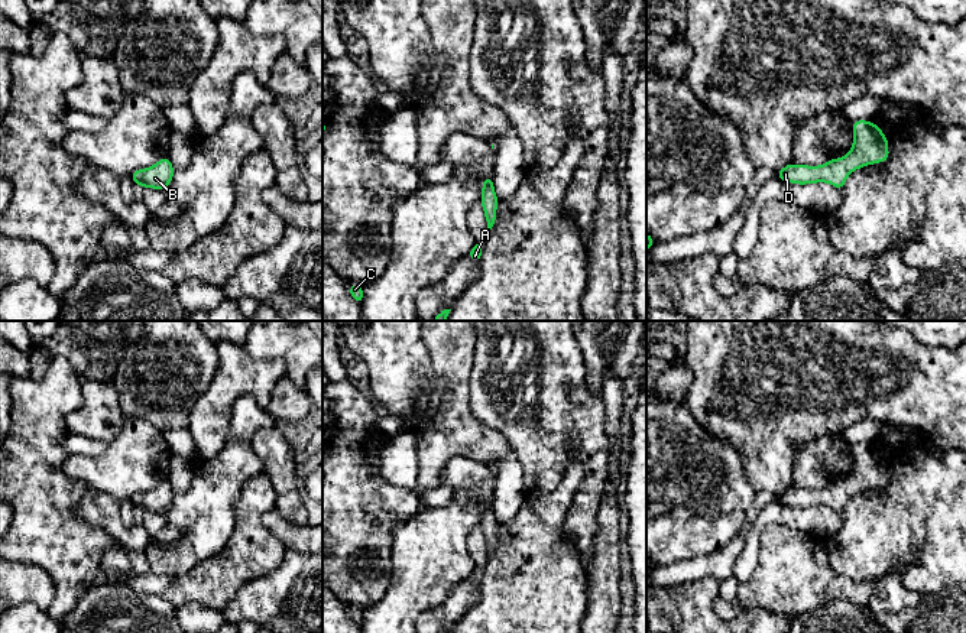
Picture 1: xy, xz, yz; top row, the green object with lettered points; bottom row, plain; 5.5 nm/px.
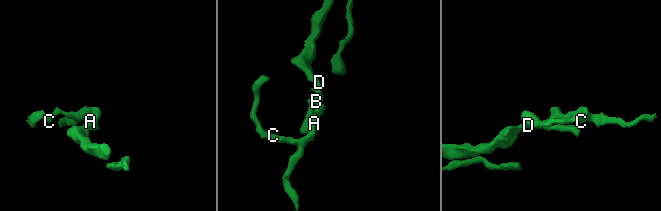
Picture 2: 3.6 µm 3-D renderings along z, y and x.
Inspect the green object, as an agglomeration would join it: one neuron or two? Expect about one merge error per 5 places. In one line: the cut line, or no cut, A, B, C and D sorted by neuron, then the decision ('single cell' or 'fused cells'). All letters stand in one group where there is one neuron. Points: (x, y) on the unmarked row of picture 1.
cut none; groups A B C D; single cell

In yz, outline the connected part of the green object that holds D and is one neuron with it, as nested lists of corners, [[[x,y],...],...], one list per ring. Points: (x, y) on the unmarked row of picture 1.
[[[853,445],[853,470],[839,483],[832,483],[820,490],[790,487],[778,494],[778,503],[792,507],[829,506],[842,513],[852,494],[865,488],[886,486],[889,481],[888,462],[872,445]]]

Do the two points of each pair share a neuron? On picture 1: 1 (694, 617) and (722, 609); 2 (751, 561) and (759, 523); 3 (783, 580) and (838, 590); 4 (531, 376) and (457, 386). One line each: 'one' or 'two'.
1: two
2: one
3: one
4: two

